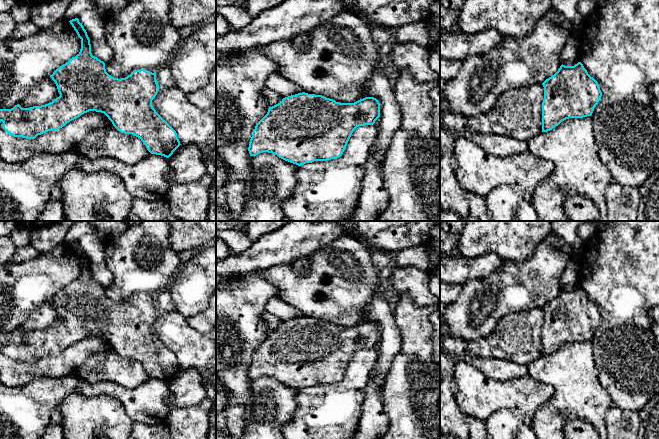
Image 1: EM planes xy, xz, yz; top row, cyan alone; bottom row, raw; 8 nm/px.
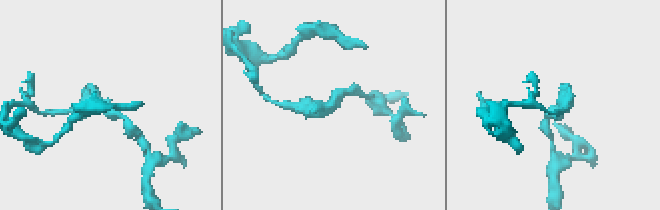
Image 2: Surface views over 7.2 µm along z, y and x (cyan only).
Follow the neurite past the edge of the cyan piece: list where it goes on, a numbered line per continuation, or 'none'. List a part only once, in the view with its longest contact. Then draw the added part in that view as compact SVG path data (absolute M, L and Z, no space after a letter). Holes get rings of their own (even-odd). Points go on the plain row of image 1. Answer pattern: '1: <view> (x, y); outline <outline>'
none

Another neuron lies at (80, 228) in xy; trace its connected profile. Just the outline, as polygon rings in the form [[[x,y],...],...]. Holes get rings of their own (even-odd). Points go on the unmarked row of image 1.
[[[78,221],[69,229],[63,244],[70,245],[78,242],[78,240],[85,234],[93,234],[94,227],[89,221]]]

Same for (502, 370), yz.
[[[474,356],[471,359],[471,364],[487,377],[501,382],[528,375],[528,367],[526,365],[521,365],[505,359]]]

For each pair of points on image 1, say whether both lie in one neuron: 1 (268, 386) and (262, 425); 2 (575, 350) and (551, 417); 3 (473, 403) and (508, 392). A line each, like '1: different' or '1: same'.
1: same
2: same
3: same

